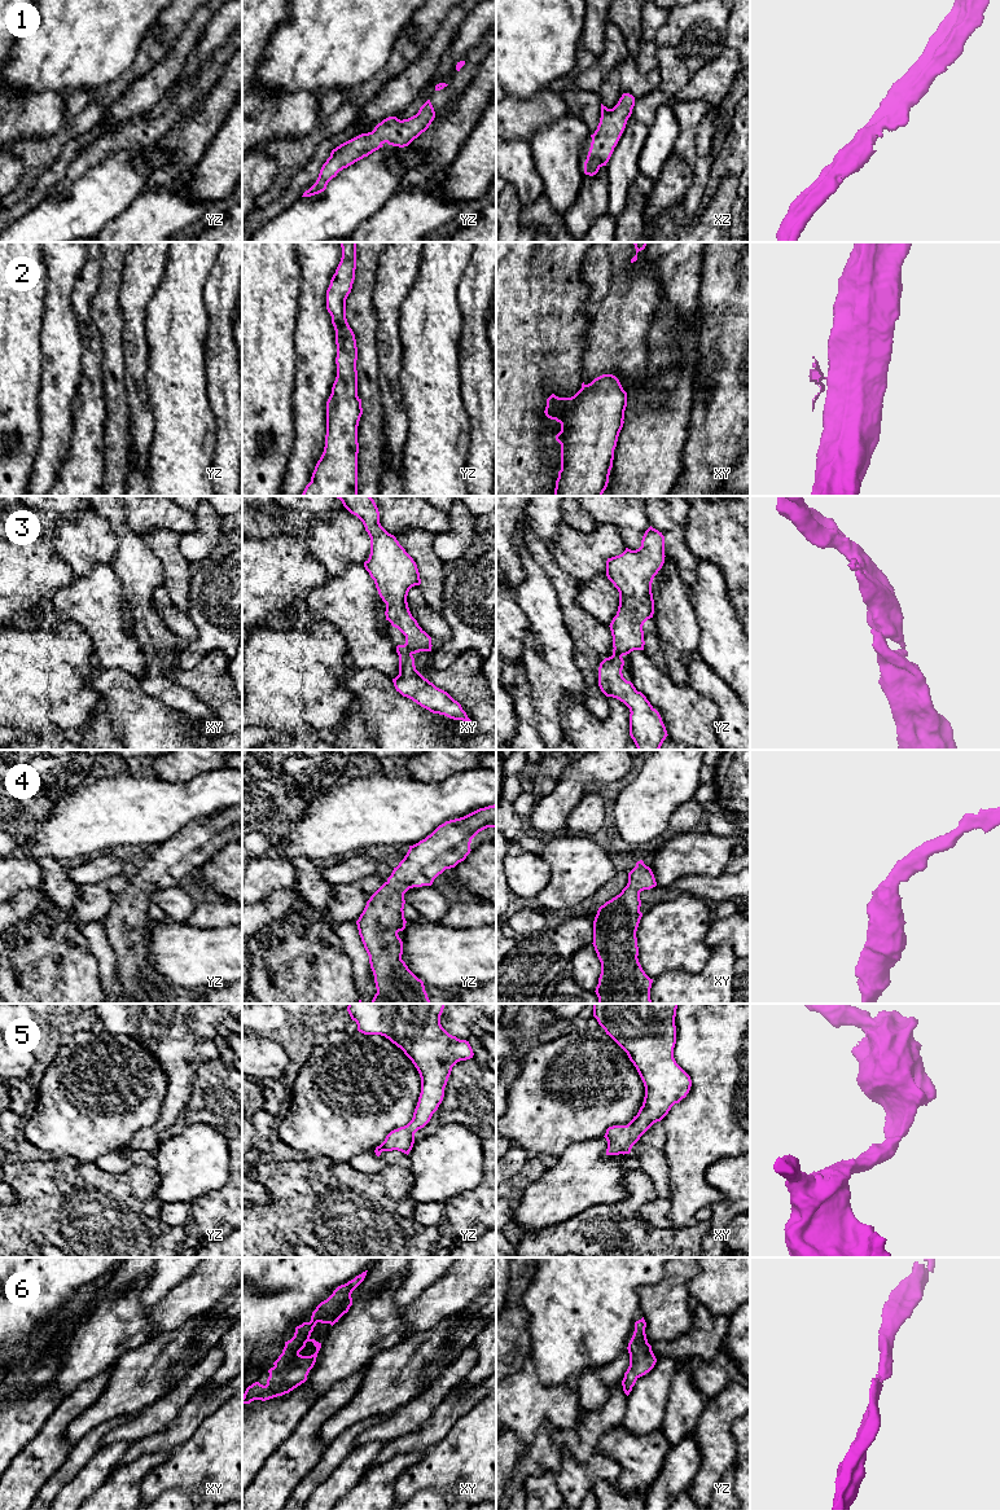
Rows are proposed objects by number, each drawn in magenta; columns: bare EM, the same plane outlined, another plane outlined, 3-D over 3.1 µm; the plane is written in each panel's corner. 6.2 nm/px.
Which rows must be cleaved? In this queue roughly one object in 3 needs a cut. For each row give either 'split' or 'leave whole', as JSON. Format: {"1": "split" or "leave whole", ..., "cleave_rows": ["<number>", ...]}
{"1": "leave whole", "2": "split", "3": "leave whole", "4": "leave whole", "5": "leave whole", "6": "leave whole", "cleave_rows": ["2"]}

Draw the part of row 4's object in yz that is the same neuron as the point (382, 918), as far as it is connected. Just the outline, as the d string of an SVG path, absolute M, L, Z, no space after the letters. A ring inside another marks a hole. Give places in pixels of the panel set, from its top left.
M496 804L479 808L464 817L446 821L430 835L409 846L404 859L387 881L370 896L356 921L359 935L369 956L377 993L370 1004L430 1004L424 982L402 960L403 941L398 932L405 929L404 894L413 887L431 886L446 869L455 868L470 853L472 839L487 828L496 828Z

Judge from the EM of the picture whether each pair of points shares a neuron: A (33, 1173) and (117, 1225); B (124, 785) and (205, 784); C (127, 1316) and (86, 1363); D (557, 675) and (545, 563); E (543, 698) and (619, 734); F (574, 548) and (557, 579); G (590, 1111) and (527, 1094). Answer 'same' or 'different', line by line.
A: same
B: same
C: same
D: different
E: different
F: different
G: same

